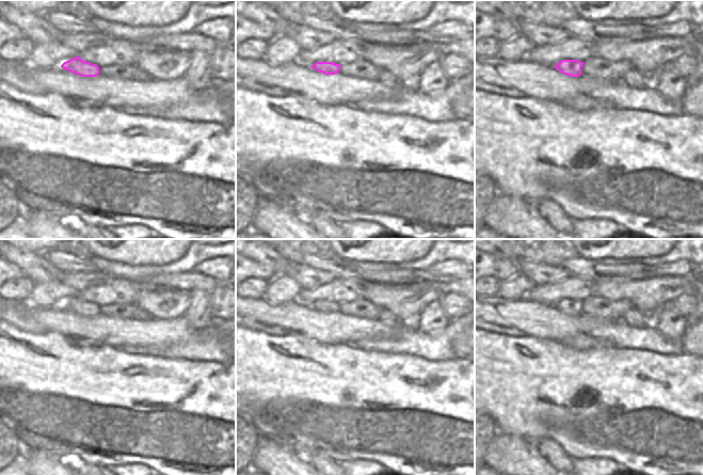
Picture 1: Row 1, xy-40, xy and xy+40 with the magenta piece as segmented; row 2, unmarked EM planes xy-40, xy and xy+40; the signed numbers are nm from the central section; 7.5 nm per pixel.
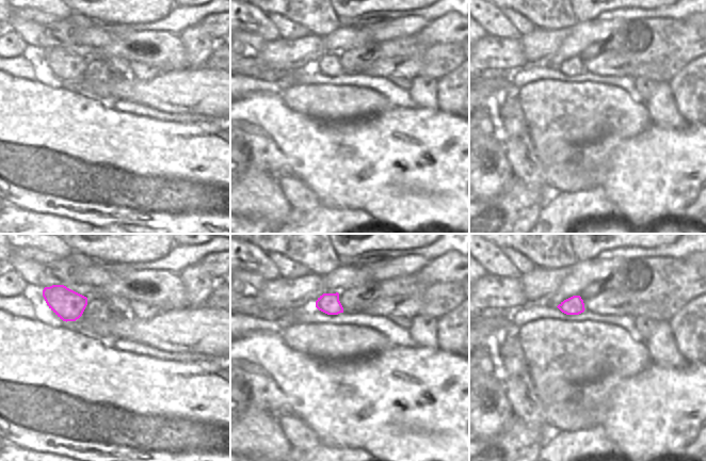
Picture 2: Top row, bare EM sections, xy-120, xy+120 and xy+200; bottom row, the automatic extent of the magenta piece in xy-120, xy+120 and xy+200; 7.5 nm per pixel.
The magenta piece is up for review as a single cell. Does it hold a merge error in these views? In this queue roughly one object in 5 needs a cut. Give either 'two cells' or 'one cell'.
one cell

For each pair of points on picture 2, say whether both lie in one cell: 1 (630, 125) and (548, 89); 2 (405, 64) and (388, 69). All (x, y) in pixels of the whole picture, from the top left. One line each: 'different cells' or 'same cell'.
1: same cell
2: same cell

